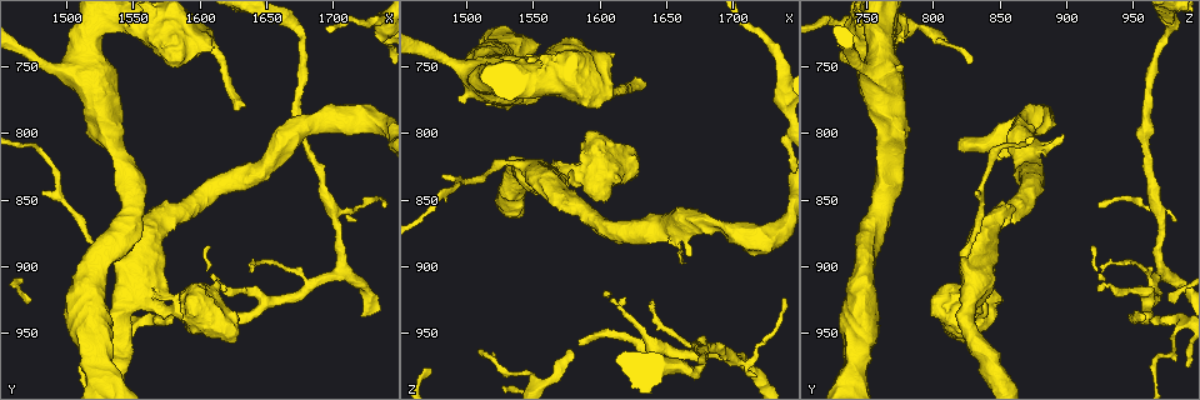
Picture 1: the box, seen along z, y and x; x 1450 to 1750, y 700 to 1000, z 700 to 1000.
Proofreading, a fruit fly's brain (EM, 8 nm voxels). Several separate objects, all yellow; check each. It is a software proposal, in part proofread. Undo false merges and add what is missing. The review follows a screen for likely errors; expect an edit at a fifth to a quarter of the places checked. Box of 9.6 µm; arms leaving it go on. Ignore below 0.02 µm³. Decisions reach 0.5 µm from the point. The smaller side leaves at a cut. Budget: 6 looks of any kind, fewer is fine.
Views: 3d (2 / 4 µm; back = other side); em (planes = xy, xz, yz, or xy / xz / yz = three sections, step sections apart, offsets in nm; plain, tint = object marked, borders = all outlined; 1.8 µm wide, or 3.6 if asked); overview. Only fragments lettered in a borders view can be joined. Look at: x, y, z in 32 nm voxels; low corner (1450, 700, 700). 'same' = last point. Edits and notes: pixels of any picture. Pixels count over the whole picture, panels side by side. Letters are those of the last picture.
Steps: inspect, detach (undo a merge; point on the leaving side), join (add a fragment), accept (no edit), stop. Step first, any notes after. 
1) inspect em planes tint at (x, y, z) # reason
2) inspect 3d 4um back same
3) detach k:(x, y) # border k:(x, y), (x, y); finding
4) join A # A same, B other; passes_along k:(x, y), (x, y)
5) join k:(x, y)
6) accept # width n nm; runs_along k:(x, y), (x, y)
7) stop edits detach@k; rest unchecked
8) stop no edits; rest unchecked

inspect 3d 4um at (1606, 906, 924) # tapers out

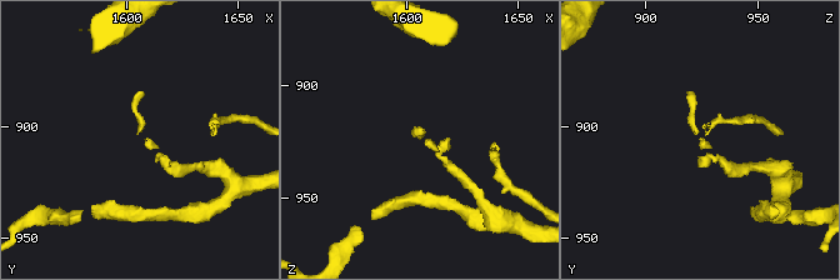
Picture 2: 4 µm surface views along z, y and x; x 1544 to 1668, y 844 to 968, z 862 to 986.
inspect em planes borders at (1609, 906, 924) # need the tissue

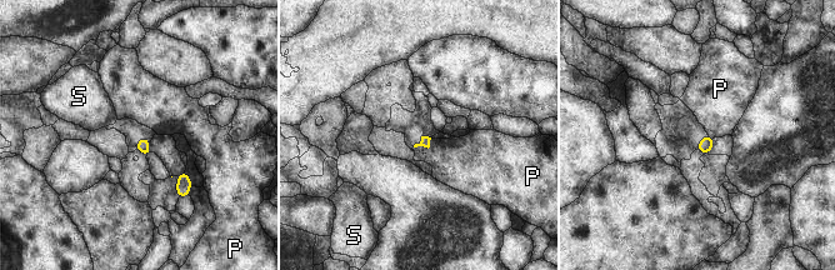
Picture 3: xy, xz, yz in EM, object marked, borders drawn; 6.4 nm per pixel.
accept # P other, S other; border 3:(431, 139), (428, 148), (414, 148); none of them fits

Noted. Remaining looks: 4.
inspect 3d 2um at (1720, 864, 984) # an open end

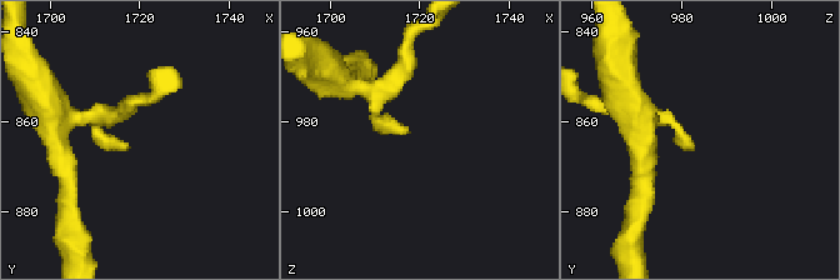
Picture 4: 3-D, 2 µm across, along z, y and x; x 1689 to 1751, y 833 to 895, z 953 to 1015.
inspect em xy step 16 plain at (1717, 865, 982) # now the EM

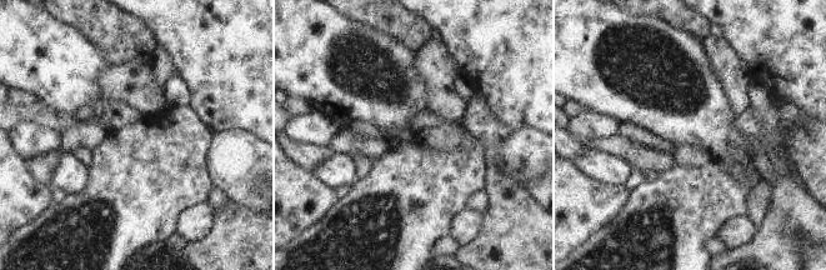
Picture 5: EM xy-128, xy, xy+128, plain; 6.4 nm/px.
inspect em xy step 16 borders same

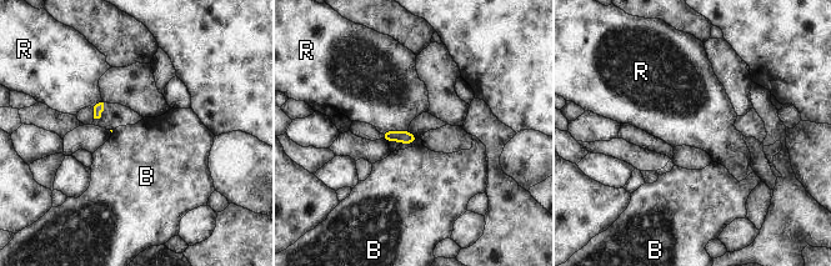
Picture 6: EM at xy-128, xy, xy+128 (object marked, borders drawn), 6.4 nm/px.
accept # longest_contact R 180 nm; B other, R other; none of them fits

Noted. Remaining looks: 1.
stop no edits; rest unchecked

